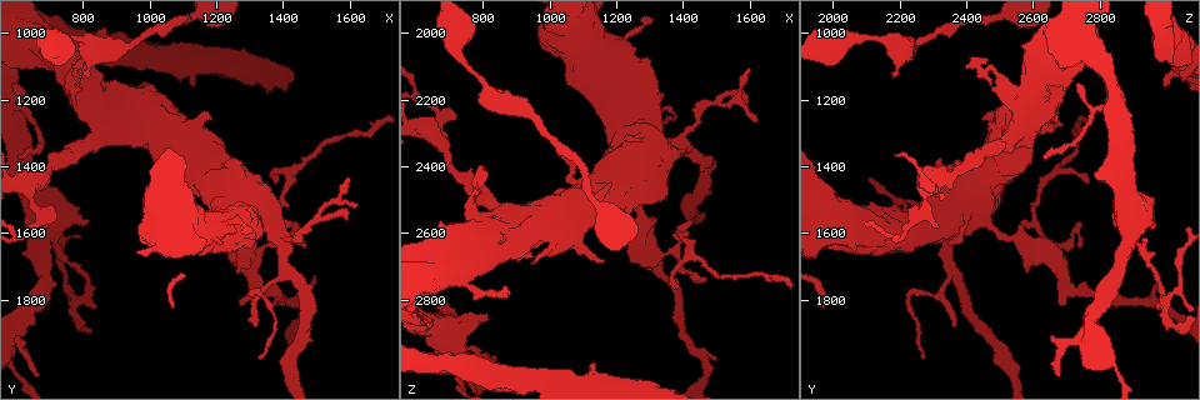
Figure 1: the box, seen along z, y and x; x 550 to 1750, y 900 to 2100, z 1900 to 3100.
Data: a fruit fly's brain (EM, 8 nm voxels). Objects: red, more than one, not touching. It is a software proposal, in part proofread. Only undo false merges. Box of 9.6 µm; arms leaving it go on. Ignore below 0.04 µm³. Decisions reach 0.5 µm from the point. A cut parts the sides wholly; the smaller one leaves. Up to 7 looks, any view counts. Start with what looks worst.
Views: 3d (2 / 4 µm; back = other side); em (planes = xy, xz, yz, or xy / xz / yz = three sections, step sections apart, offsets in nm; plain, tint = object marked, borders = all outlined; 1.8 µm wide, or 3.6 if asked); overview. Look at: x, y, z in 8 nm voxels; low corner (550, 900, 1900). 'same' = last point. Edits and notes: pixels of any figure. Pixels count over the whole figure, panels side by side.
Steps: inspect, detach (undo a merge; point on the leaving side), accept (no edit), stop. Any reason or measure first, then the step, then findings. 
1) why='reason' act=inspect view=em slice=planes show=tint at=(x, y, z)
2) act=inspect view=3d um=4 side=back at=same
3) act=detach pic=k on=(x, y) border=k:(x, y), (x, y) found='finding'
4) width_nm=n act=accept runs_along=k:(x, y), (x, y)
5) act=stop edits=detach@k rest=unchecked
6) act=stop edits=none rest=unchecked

act=inspect view=3d um=4 at=(640, 1450, 2290)

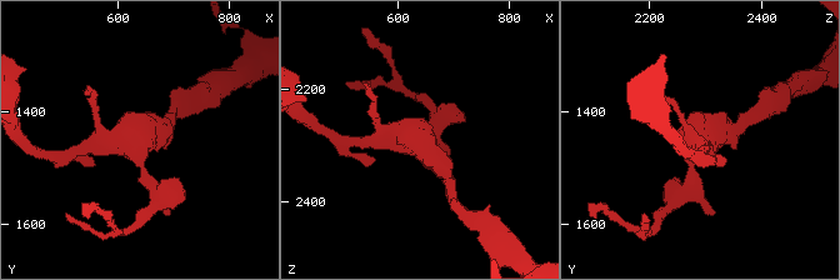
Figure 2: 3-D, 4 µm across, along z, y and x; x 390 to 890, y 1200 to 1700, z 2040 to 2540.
why='now the EM' act=inspect view=em slice=planes show=tint at=(640, 1460, 2295)

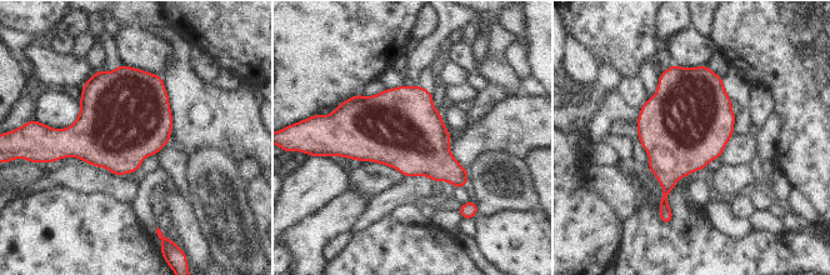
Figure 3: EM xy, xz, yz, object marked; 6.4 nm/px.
act=accept found='one neuron here'

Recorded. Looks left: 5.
why='calibre changes' act=inspect view=3d um=4 at=(940, 1270, 2560)

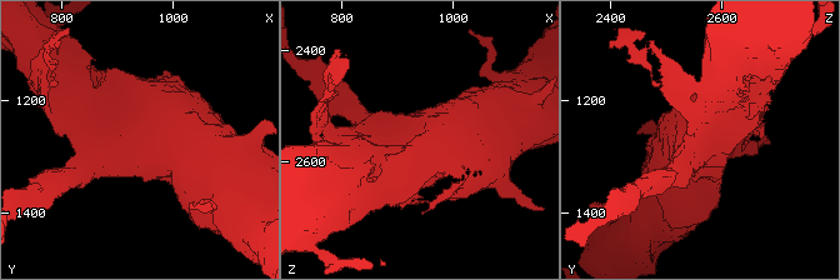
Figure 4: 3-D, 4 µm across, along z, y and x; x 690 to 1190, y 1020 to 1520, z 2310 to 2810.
why='shape alone is not enough' act=inspect view=em slice=planes show=tint at=(935, 1275, 2560)

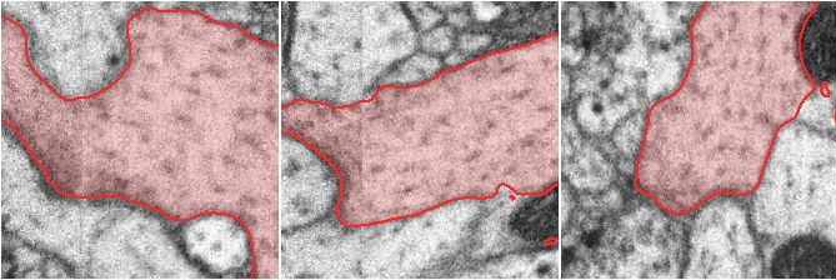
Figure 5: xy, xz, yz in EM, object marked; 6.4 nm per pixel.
act=accept found='all the same neuron'

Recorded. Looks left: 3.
why='abrupt turn' act=inspect view=em slice=xy step=4 show=plain at=(780, 1800, 2990)

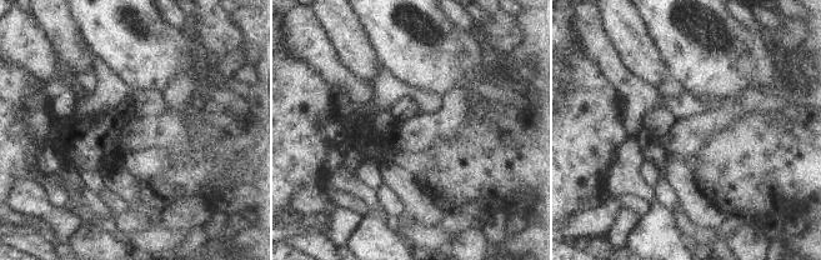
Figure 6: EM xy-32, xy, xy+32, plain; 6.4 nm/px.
act=inspect view=em slice=xy step=4 show=borders at=same

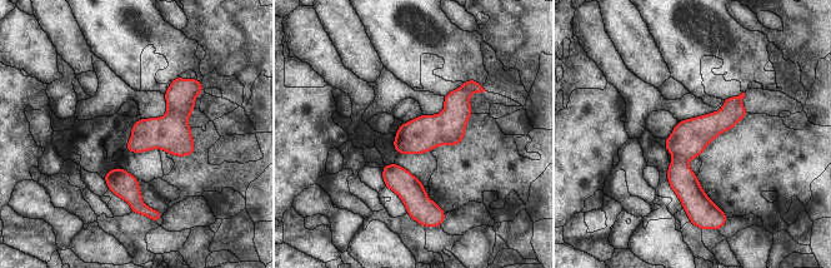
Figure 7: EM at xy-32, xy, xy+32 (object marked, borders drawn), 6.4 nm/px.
act=accept runs_along=7:(736, 99), (682, 154), (689, 207) found='one neuron here'

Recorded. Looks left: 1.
act=stop edits=none rest=unchecked

